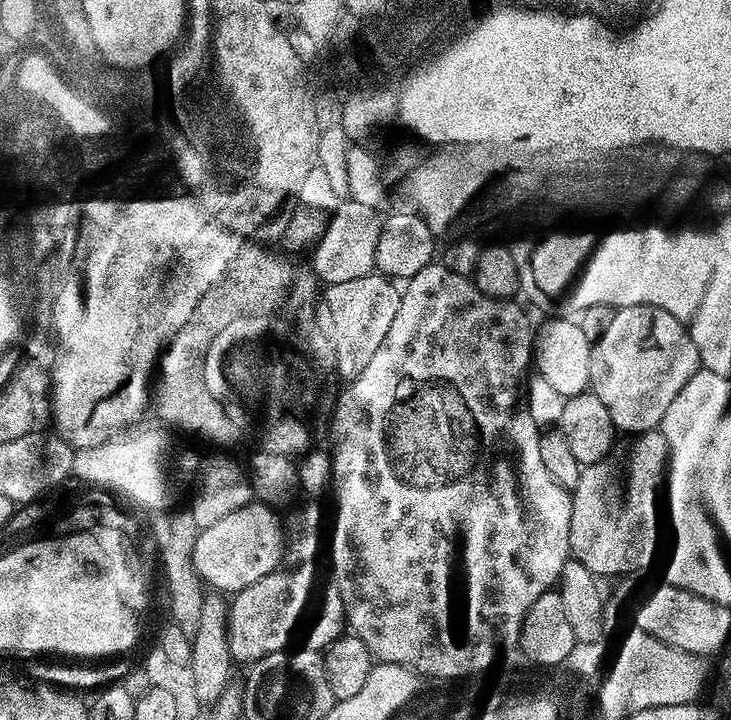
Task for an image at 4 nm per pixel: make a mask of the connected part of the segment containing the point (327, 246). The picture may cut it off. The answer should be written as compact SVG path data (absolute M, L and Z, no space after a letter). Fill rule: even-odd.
M351 200L341 203L313 249L311 271L326 286L369 275L375 269L374 251L381 226L379 211Z

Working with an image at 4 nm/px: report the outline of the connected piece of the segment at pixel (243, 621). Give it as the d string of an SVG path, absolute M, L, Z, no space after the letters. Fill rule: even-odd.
M315 563L298 564L289 567L287 569L289 572L284 572L285 570L271 572L270 574L266 574L266 578L258 578L258 582L254 582L254 586L246 586L241 590L241 592L235 593L235 595L231 597L230 607L228 610L228 650L233 661L235 661L237 665L241 664L241 666L247 666L253 664L256 660L266 658L266 654L270 654L271 652L287 652L298 648L309 648L315 652L320 652L327 648L329 644L335 642L335 640L345 631L346 621L344 618L344 607L342 606L340 596L336 591L328 590L328 593L324 596L324 601L320 604L320 608L316 605L316 567L317 565Z

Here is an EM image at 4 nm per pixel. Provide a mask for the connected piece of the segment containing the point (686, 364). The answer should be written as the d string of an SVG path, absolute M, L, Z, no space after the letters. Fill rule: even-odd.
M626 306L617 308L614 318L610 321L610 326L602 338L598 338L590 350L590 378L588 387L594 395L600 399L602 406L606 406L610 413L610 422L614 422L617 433L632 432L628 434L639 434L641 432L657 431L670 407L670 402L678 395L678 390L694 378L694 374L699 372L702 365L698 346L694 346L694 338L670 314L670 310L659 308L658 306Z

